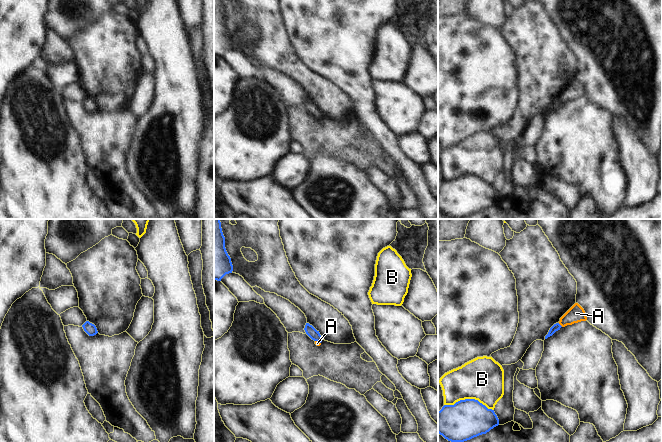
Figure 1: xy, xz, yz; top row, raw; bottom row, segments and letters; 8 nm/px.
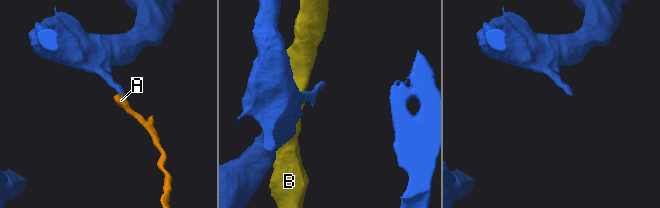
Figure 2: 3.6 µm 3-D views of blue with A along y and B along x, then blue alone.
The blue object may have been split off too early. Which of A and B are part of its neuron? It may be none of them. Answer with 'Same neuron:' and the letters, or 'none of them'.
Same neuron: none of them

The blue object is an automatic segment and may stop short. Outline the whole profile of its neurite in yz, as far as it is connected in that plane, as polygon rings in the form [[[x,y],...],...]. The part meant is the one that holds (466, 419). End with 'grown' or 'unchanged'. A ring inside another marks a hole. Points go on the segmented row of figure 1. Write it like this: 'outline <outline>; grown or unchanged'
outline [[[475,399],[444,405],[438,411],[438,433],[451,442],[464,442],[499,425],[494,410]]]; unchanged

